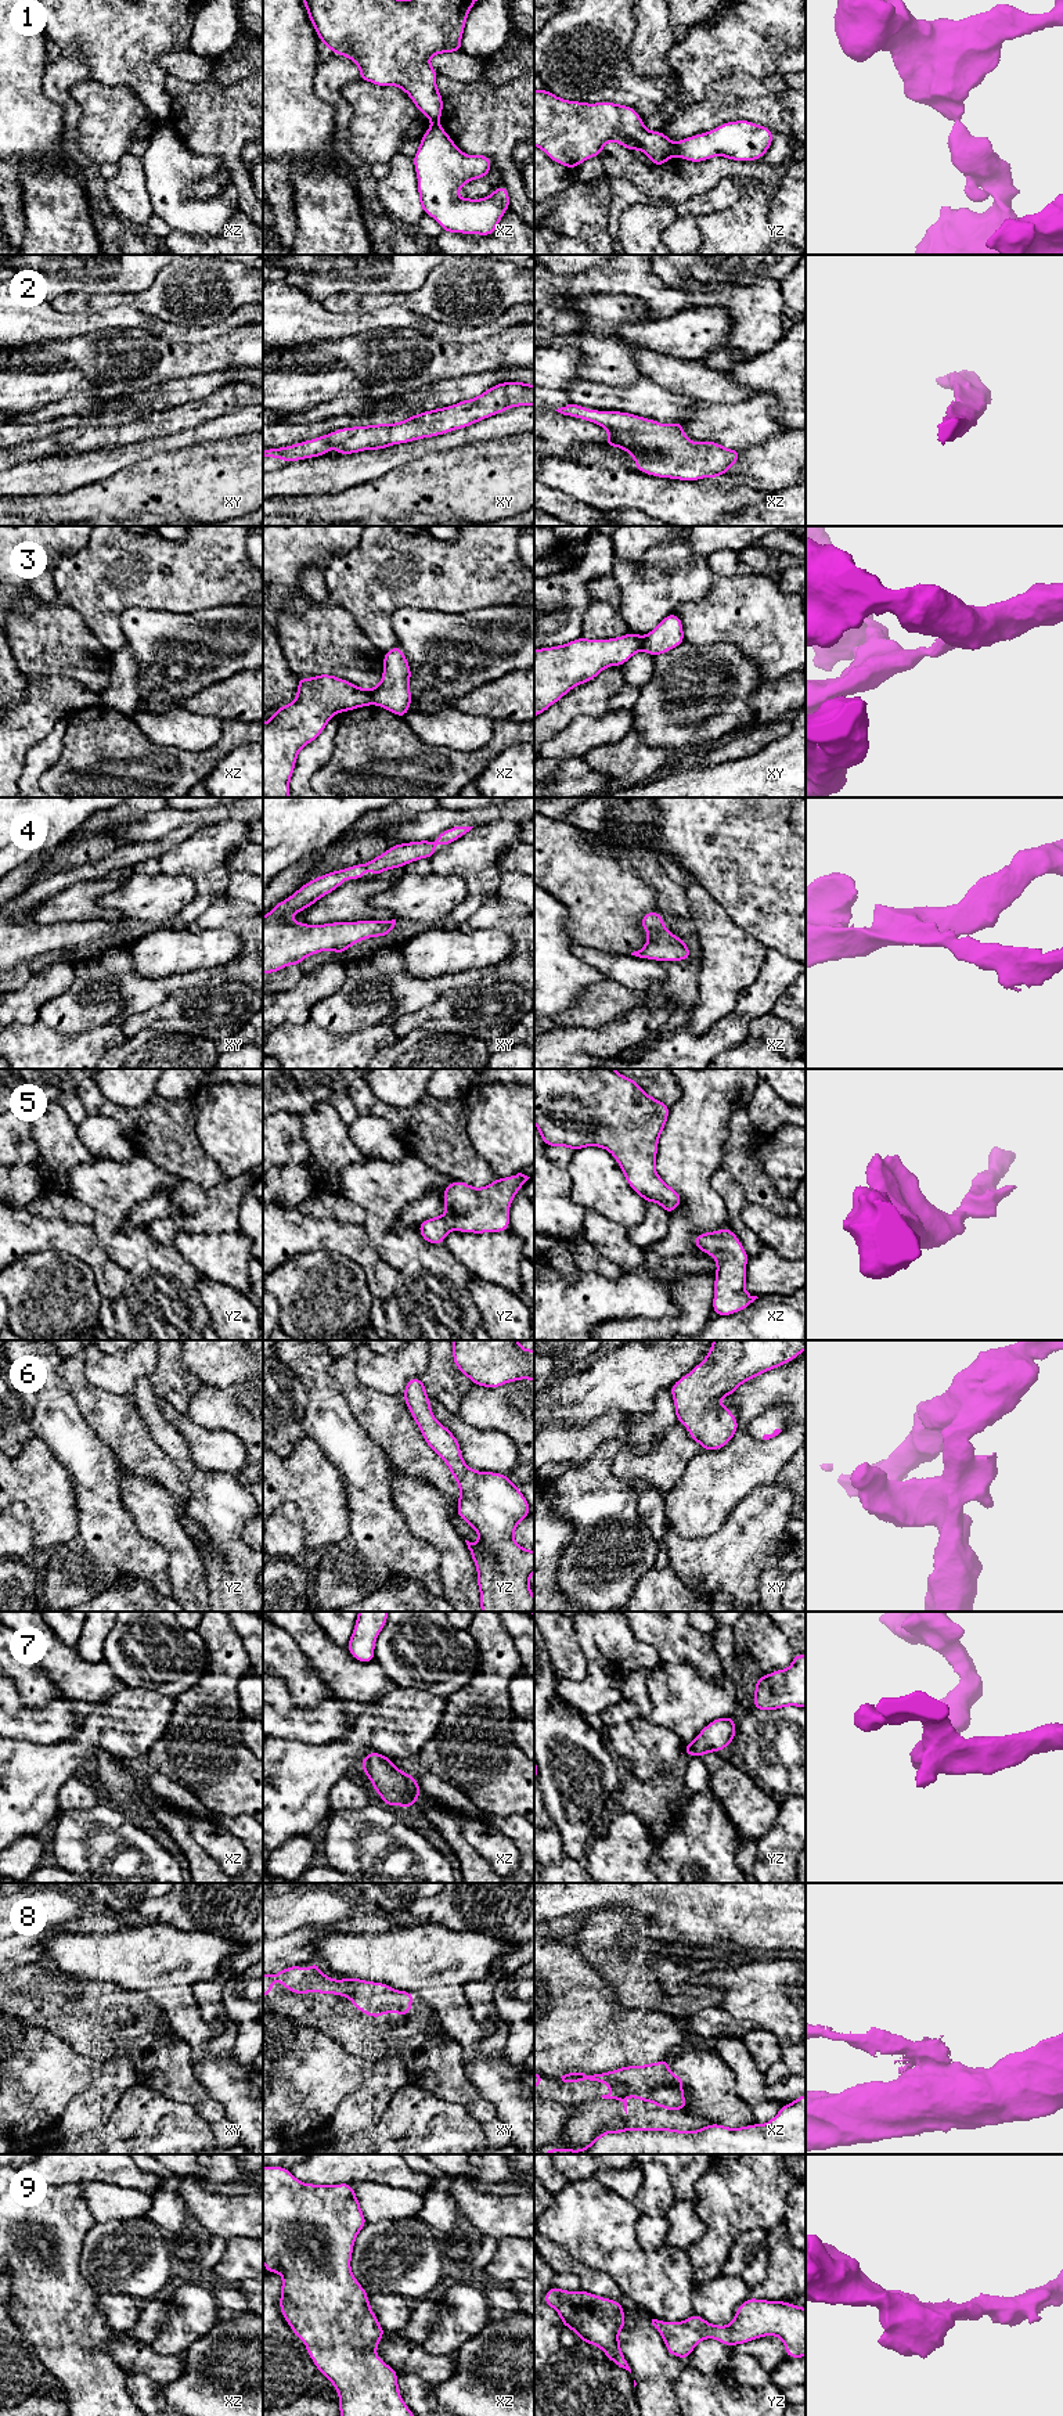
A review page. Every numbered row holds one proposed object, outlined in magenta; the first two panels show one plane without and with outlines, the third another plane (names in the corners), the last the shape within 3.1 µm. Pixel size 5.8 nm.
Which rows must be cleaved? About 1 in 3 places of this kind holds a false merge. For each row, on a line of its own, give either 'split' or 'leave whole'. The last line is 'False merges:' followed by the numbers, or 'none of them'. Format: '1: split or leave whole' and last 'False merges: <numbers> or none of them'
1: split
2: leave whole
3: split
4: leave whole
5: leave whole
6: leave whole
7: leave whole
8: split
9: leave whole
False merges: 1, 3, 8

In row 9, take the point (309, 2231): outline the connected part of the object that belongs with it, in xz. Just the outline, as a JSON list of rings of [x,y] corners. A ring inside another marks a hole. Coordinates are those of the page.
[[[263,2168],[264,2272],[282,2275],[280,2311],[338,2391],[340,2416],[414,2416],[400,2395],[399,2374],[375,2355],[386,2332],[350,2269],[354,2240],[365,2224],[352,2183],[303,2183],[287,2168]]]

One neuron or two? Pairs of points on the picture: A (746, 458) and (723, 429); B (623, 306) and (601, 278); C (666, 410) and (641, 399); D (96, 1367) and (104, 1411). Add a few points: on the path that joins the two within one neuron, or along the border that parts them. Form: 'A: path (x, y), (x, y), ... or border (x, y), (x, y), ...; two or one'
A: border (771, 436), (761, 445), (741, 450); two
B: border (582, 296), (622, 295), (636, 299), (644, 308); two
C: path (660, 404), (647, 399); one
D: border (82, 1361), (82, 1369), (92, 1383), (130, 1397); two

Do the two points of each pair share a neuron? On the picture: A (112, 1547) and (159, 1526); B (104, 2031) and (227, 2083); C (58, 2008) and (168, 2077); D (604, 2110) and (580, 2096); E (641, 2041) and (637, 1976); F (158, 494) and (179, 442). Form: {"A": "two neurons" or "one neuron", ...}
{"A": "two neurons", "B": "two neurons", "C": "one neuron", "D": "two neurons", "E": "two neurons", "F": "two neurons"}

